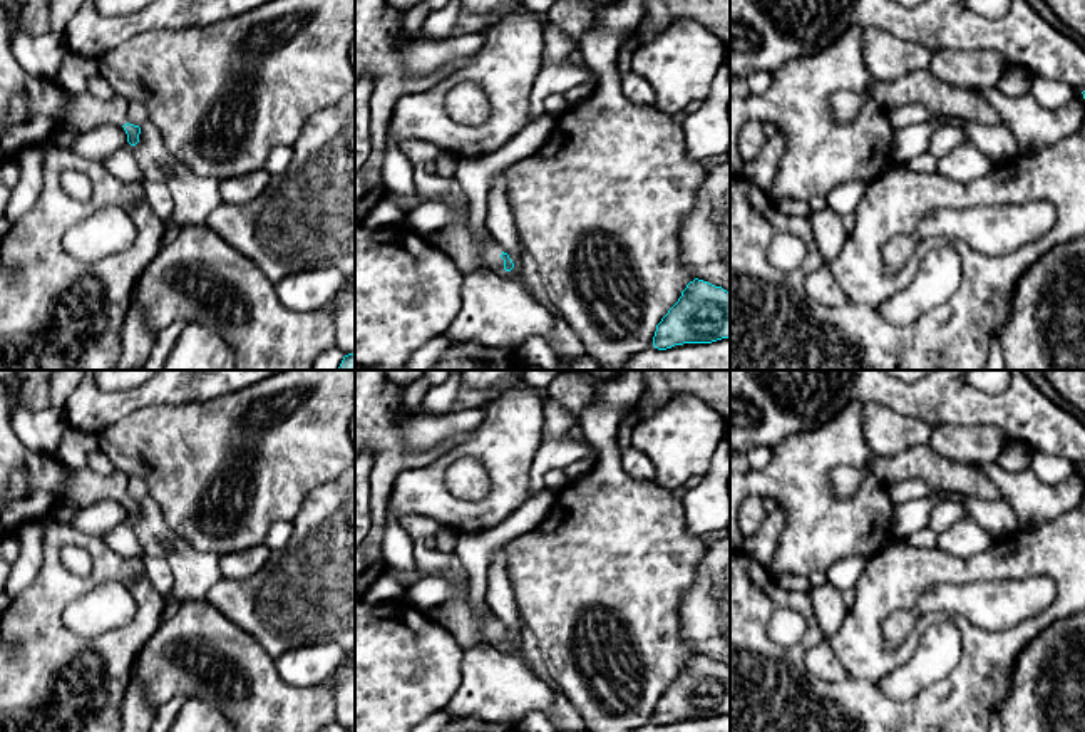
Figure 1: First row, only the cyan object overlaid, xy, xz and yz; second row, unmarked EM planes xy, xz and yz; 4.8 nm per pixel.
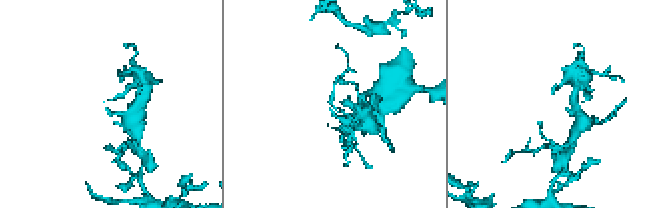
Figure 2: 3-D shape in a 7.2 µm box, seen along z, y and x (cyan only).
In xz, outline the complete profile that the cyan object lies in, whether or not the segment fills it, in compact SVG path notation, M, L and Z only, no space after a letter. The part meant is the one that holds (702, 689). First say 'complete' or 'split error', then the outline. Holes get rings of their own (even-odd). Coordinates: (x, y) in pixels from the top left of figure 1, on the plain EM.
complete | M695 653L656 700L653 722L666 725L722 714L730 714L730 667Z

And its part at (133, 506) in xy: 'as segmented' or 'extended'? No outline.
extended

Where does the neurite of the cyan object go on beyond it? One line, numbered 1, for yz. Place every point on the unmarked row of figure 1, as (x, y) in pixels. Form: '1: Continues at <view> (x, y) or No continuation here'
1: No continuation here

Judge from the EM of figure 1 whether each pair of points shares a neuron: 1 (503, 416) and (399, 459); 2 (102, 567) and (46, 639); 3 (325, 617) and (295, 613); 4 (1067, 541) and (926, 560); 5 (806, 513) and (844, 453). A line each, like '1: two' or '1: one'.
1: two
2: one
3: one
4: one
5: one

